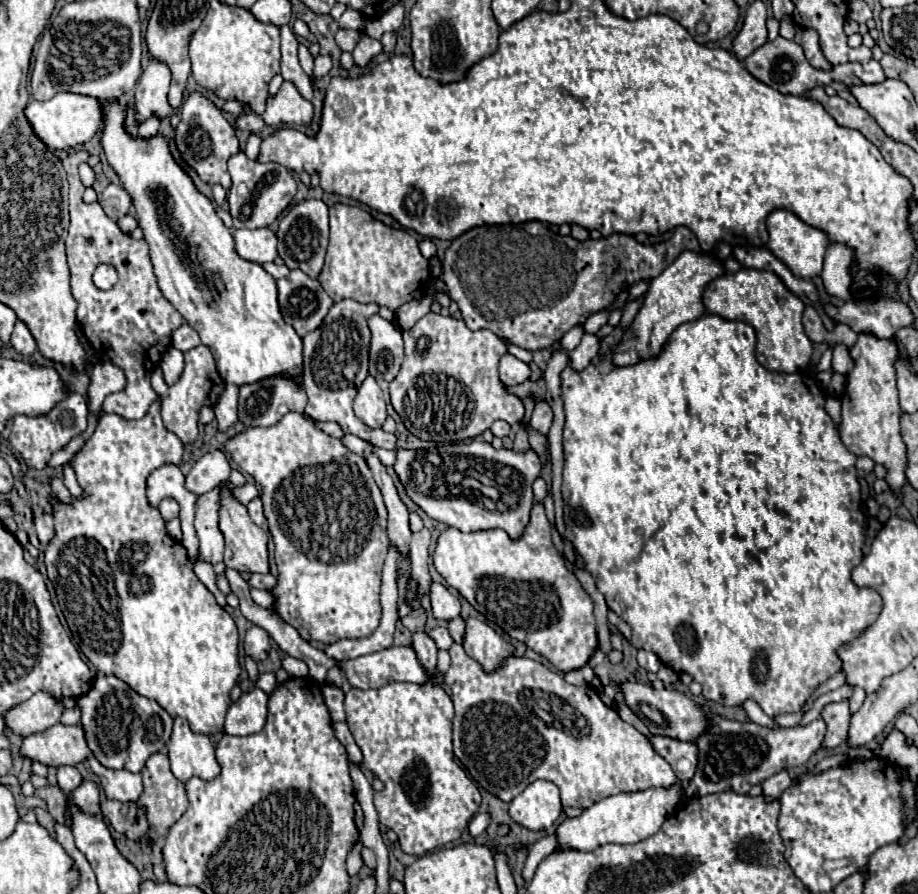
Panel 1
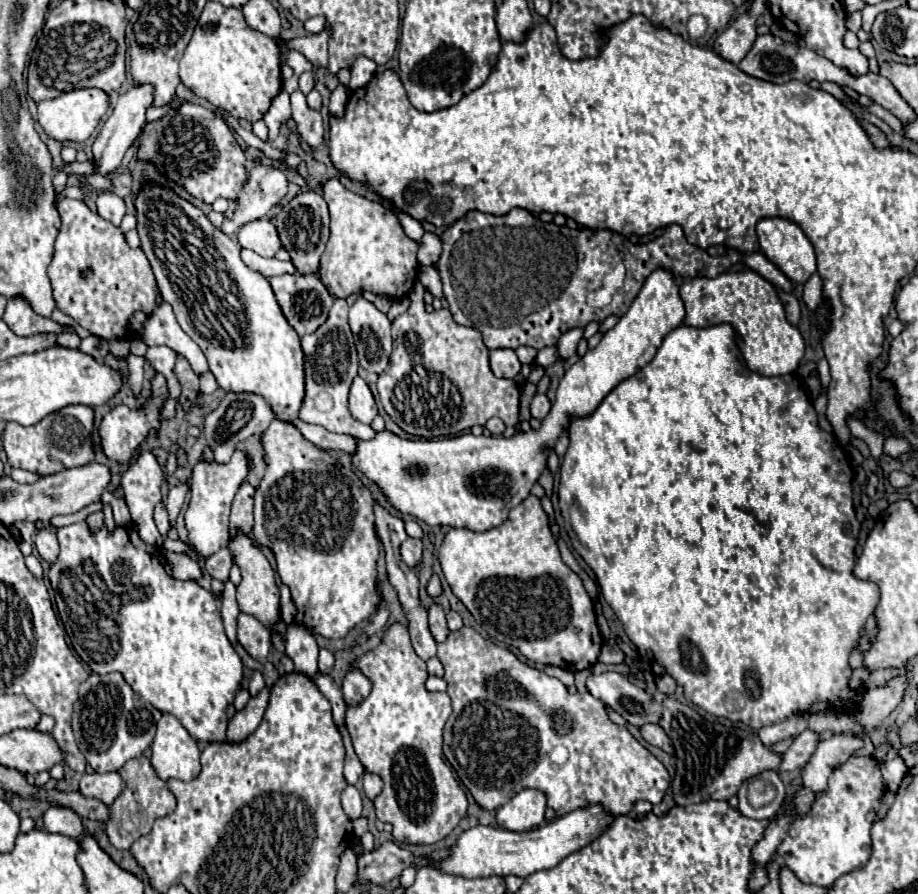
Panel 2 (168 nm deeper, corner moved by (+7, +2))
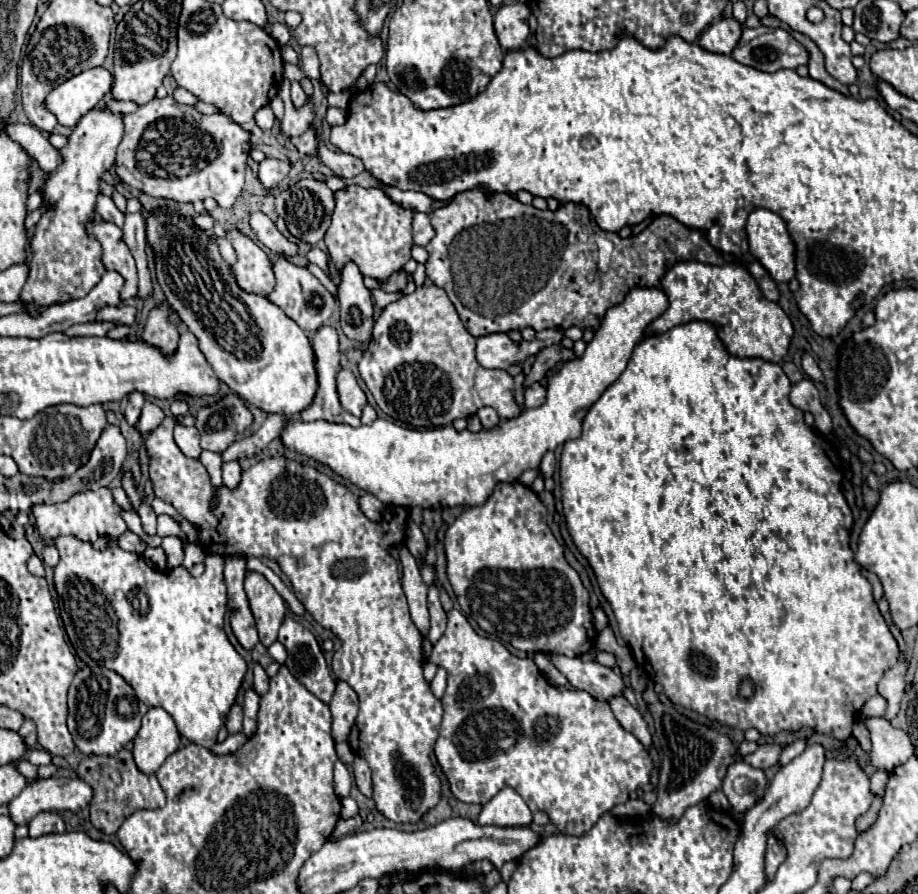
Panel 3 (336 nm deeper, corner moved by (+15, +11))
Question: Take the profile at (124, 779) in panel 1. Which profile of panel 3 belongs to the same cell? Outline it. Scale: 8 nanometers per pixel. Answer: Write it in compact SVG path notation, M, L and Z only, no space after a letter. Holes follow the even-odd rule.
M52 777L30 783L20 797L8 803L8 815L16 825L28 825L36 813L78 811L92 799L92 789L78 777Z

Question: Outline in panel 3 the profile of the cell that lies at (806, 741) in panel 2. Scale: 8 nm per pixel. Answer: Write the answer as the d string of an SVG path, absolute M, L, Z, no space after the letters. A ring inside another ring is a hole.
M760 745L754 753L746 755L744 761L746 761L748 765L756 767L756 769L766 771L766 769L770 769L770 767L776 765L776 761L778 761L778 757L780 757L780 751L782 751L780 745Z

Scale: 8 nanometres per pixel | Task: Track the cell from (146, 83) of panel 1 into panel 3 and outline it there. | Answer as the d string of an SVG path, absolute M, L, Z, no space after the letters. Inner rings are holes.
M100 107L88 111L76 123L68 137L68 145L60 149L62 163L44 179L40 195L46 209L30 239L30 273L18 299L32 317L38 317L54 303L66 303L88 295L106 273L102 265L102 245L86 233L86 225L94 221L102 175L114 165L122 133L124 125L118 113L104 113Z

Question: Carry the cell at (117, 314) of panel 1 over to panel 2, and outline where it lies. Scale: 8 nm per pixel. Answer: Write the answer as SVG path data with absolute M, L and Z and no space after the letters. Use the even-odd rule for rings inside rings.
M62 198L58 204L58 212L62 218L62 228L60 228L58 238L56 238L52 264L48 268L58 310L62 310L66 316L70 316L82 328L86 328L92 336L98 336L98 338L108 340L108 342L120 340L120 338L132 340L130 338L130 336L134 336L134 332L130 330L132 314L140 310L146 316L150 316L156 310L156 306L158 306L156 300L160 296L148 258L144 256L144 252L140 248L130 248L126 244L120 228L116 228L112 222L100 218L98 212L92 212L82 200ZM84 270L90 270L92 278L86 278Z

